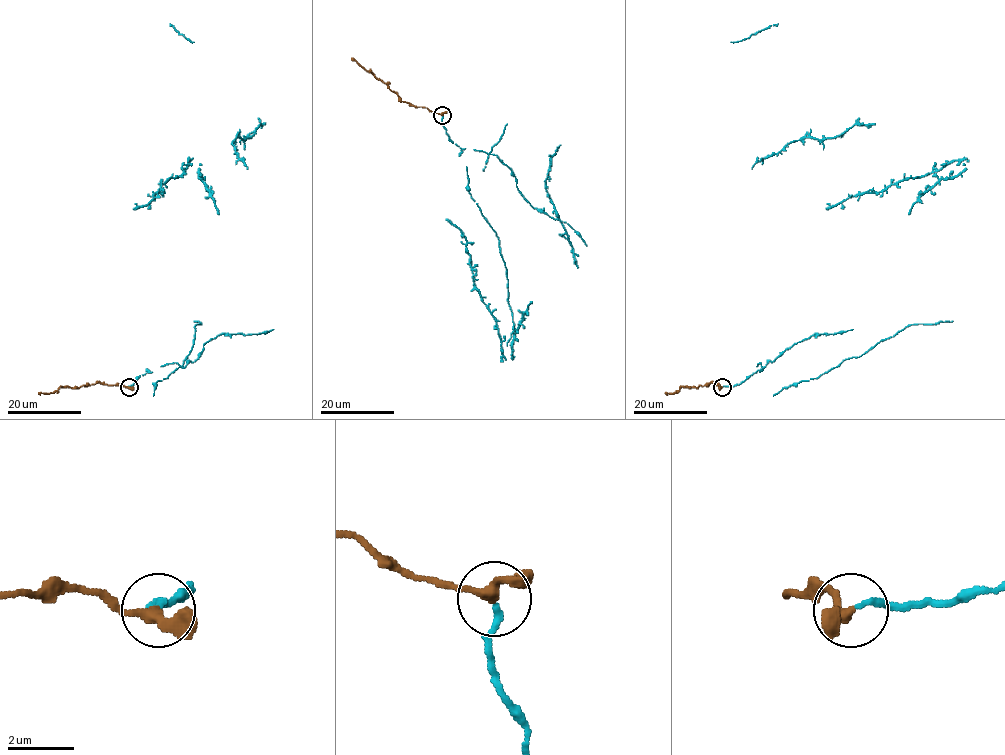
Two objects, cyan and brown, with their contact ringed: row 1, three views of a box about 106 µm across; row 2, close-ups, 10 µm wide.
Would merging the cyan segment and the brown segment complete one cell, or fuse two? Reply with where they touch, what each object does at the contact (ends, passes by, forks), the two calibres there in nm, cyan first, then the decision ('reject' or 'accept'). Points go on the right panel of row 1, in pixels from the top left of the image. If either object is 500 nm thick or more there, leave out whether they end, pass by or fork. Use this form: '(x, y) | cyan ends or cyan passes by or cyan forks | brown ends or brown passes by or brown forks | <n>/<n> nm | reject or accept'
(722, 387) | cyan ends | brown passes by | 190/280 nm | accept

